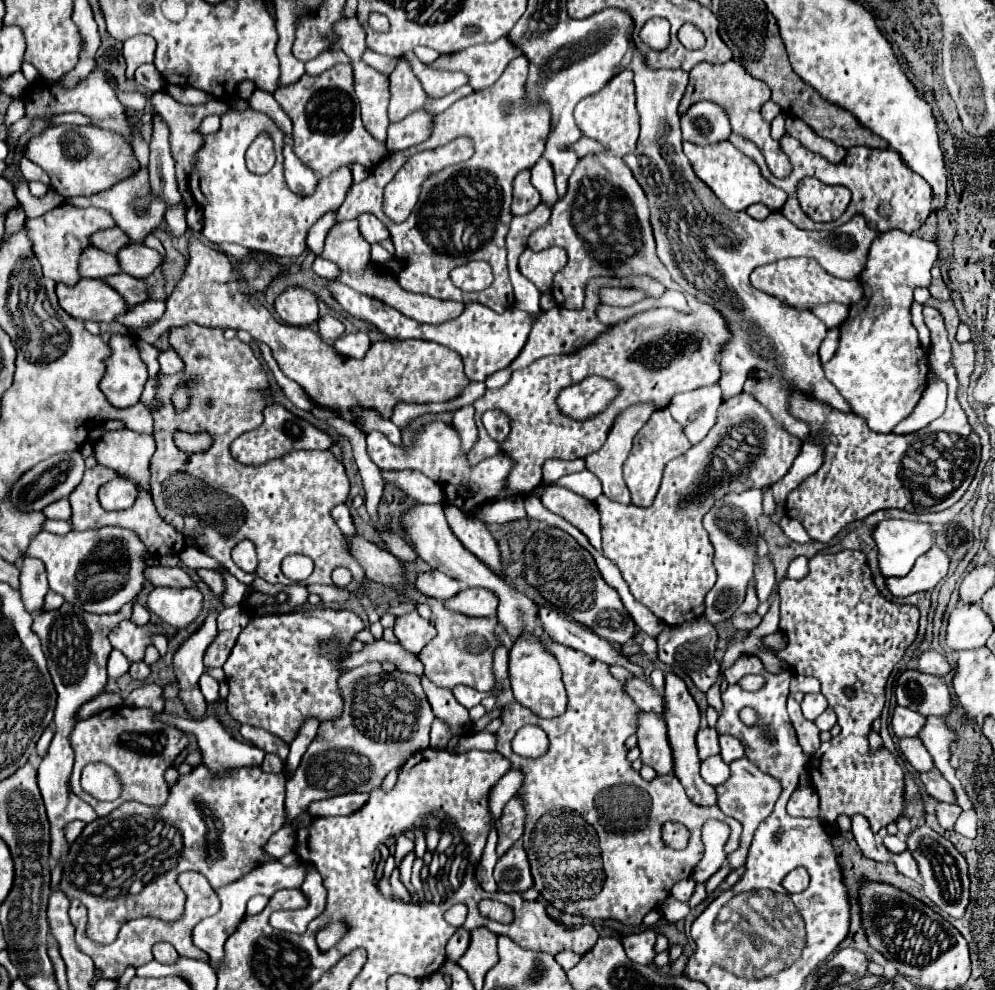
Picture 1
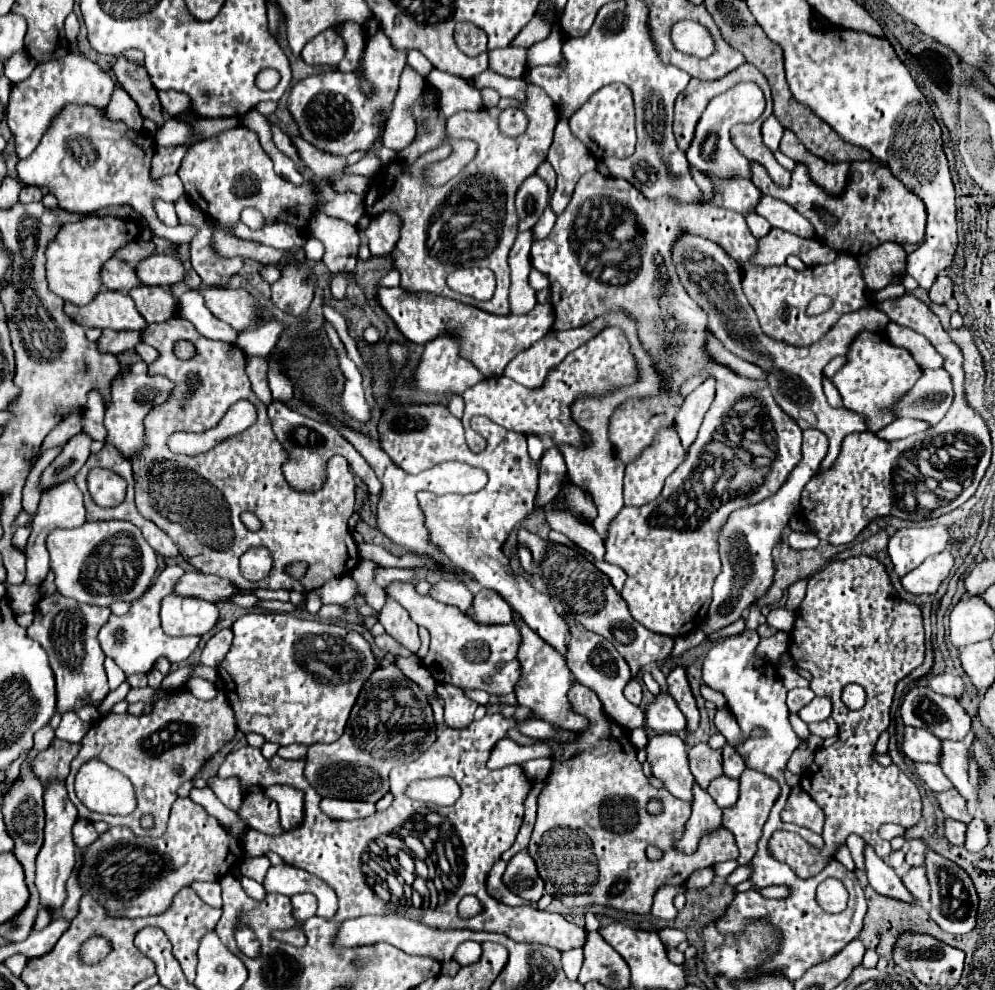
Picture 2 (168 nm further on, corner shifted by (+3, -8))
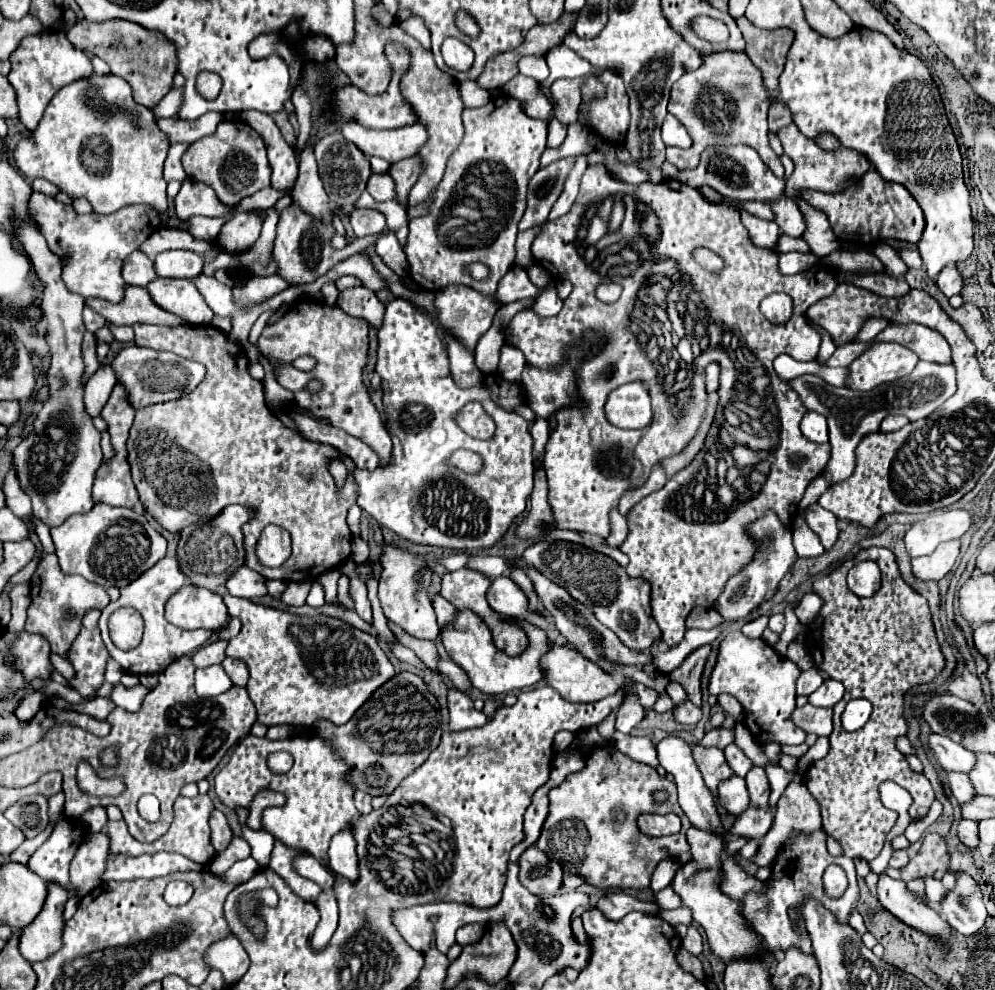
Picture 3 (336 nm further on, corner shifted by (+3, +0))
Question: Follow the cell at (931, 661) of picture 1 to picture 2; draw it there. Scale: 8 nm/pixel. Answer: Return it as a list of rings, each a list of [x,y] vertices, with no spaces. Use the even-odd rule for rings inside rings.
[[[943,672],[943,674],[929,674],[929,688],[933,688],[935,692],[939,694],[945,694],[945,696],[955,696],[959,698],[963,688],[965,688],[965,682],[961,680],[961,676],[955,676],[951,672]]]

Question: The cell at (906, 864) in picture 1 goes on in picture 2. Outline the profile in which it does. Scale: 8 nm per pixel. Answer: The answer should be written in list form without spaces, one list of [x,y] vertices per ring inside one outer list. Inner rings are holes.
[[[923,866],[909,868],[907,874],[903,876],[903,884],[923,904],[923,908],[929,906],[929,884],[927,884],[927,876],[925,876]]]

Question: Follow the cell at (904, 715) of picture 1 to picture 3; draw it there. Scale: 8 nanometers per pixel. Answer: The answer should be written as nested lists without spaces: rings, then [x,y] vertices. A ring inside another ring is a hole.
[[[931,734],[929,736],[929,748],[931,748],[935,760],[941,764],[941,768],[947,772],[953,770],[953,772],[969,774],[975,766],[975,754],[965,750],[961,744],[955,744],[947,736]]]

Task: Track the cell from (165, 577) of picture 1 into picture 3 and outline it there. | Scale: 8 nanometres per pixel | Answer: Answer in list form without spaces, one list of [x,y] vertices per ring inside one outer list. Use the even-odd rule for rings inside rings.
[[[243,566],[239,568],[227,582],[227,590],[233,596],[243,596],[243,598],[261,598],[267,594],[267,586],[265,586],[265,578],[257,572],[253,572],[251,568]]]

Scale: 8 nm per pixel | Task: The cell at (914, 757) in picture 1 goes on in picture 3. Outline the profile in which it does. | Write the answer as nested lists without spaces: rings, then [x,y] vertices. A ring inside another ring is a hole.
[[[949,772],[949,786],[953,790],[953,796],[957,798],[959,804],[965,804],[969,800],[973,800],[977,796],[971,780],[967,774],[959,774],[959,772]]]

